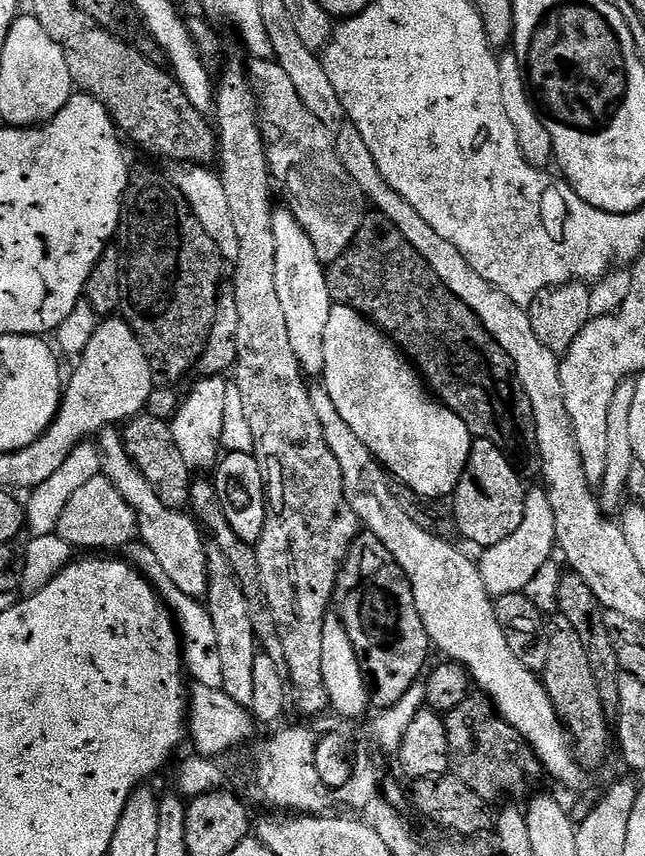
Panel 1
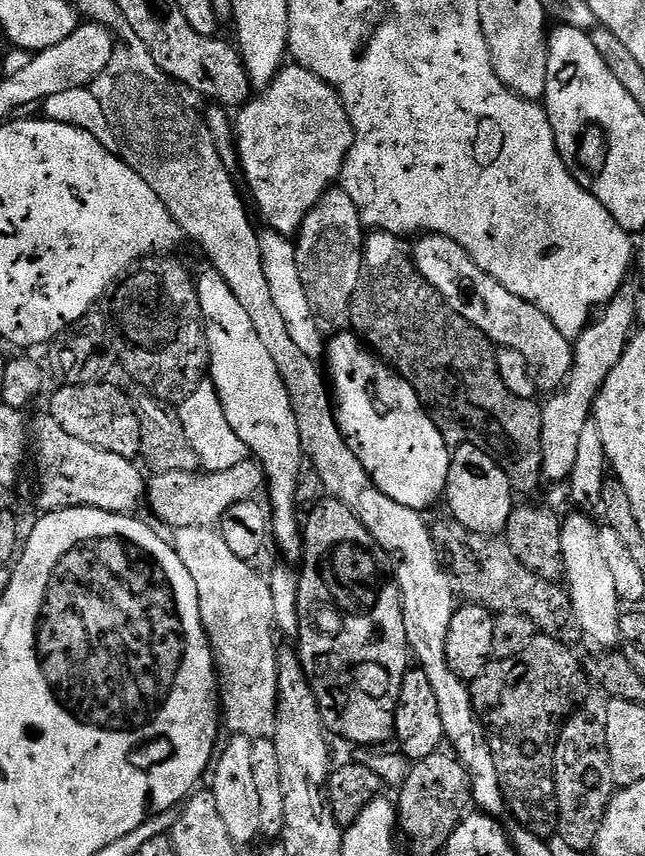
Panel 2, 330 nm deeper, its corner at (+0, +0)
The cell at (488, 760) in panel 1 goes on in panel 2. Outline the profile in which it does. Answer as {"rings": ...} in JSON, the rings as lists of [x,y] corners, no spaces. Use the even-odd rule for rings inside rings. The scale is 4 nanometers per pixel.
{"rings":[[[538,634],[522,650],[522,654],[505,660],[493,658],[482,670],[477,680],[471,681],[472,705],[488,732],[490,750],[494,754],[494,766],[498,766],[498,782],[502,786],[507,811],[512,820],[521,824],[530,834],[552,838],[560,827],[560,811],[556,797],[556,739],[565,720],[588,696],[590,681],[585,665],[568,649],[569,645],[553,636]]]}

